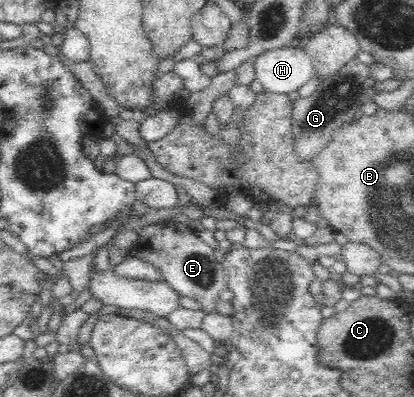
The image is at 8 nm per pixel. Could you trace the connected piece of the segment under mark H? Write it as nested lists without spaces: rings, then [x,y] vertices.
[[[302,44],[269,50],[254,62],[255,78],[263,90],[274,94],[298,91],[315,75]]]

